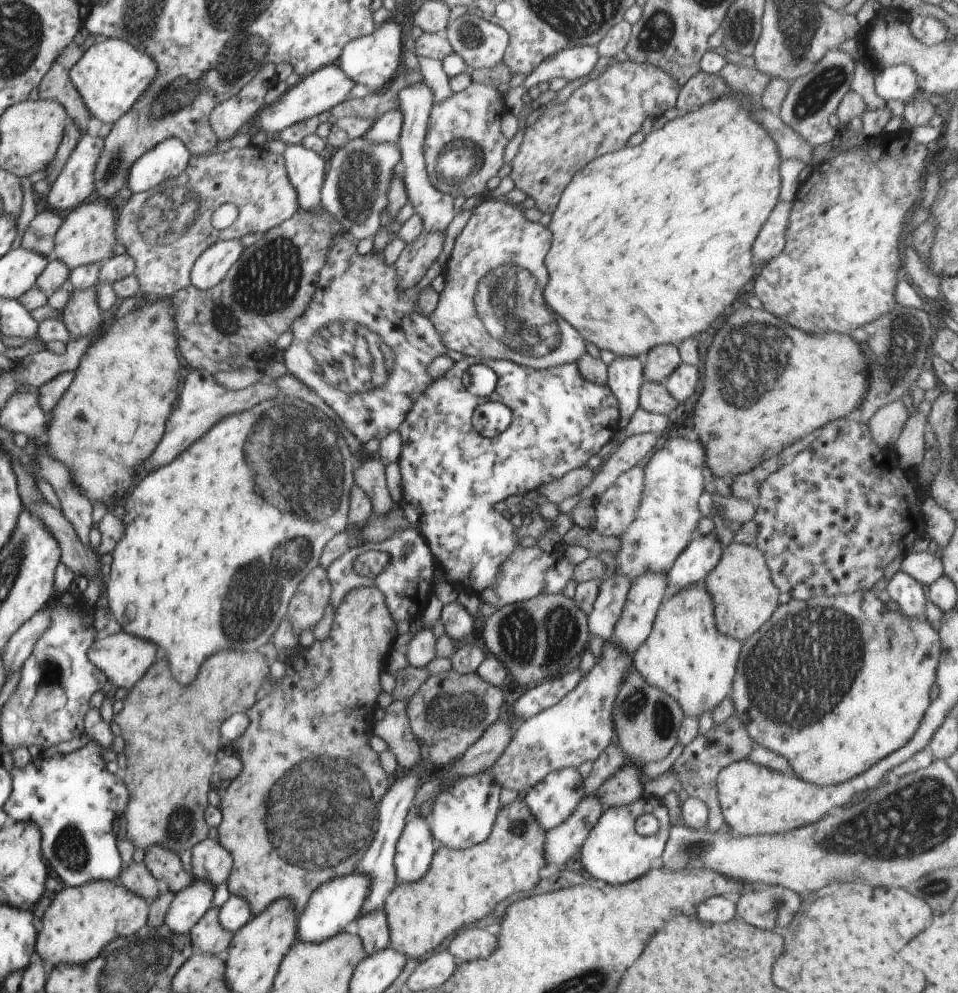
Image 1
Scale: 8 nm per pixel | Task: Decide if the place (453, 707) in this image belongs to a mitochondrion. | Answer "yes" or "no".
yes

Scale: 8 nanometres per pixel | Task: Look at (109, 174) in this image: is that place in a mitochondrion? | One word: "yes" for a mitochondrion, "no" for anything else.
yes

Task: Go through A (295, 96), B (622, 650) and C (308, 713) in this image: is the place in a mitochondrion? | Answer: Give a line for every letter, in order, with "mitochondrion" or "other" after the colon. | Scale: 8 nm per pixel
A: other
B: other
C: other

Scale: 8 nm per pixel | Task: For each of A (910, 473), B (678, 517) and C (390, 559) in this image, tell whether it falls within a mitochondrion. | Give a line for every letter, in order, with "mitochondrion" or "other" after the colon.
A: other
B: mitochondrion
C: other

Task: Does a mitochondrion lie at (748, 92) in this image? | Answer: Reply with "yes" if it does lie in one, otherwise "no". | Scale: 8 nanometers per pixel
no

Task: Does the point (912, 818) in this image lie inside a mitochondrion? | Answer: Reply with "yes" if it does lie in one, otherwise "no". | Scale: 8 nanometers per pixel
yes

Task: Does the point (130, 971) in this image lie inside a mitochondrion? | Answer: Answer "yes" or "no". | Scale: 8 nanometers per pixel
yes

